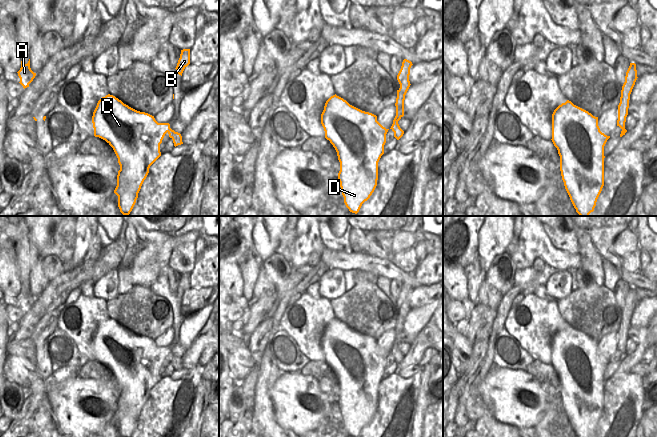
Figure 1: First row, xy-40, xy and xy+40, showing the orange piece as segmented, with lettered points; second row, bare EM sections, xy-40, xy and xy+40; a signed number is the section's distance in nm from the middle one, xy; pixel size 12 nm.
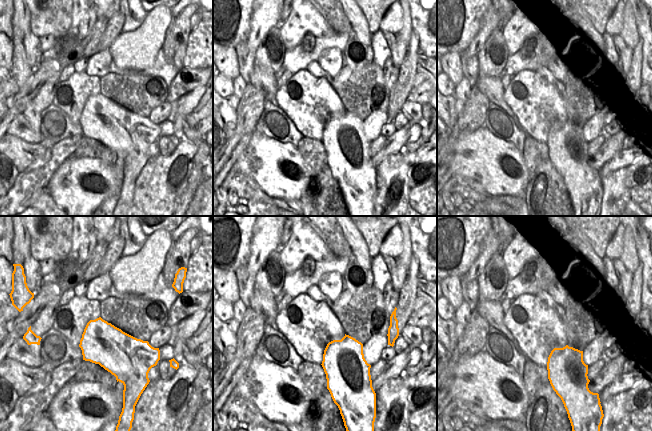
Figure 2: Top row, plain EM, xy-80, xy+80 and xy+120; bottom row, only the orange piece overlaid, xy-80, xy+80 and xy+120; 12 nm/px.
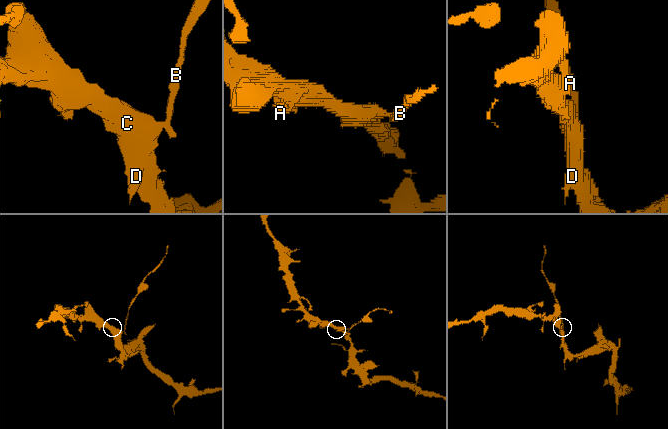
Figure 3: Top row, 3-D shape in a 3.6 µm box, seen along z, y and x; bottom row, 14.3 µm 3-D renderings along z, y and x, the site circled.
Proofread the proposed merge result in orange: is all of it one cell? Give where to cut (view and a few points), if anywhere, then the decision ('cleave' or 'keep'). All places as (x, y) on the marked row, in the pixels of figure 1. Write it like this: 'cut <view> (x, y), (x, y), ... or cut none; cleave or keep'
cut xy-40 (170, 128), (168, 132); cleave

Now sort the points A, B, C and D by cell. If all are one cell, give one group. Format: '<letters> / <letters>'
A C D / B

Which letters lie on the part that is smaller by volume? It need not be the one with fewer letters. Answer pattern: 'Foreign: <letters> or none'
Foreign: B

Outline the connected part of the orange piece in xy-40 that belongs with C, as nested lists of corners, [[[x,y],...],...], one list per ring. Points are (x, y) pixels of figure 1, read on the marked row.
[[[113,95],[102,97],[93,112],[94,136],[105,140],[114,150],[120,170],[114,193],[118,196],[118,207],[123,215],[132,211],[141,186],[150,166],[161,156],[160,144],[170,130],[169,123],[158,123],[154,116],[137,111]]]

